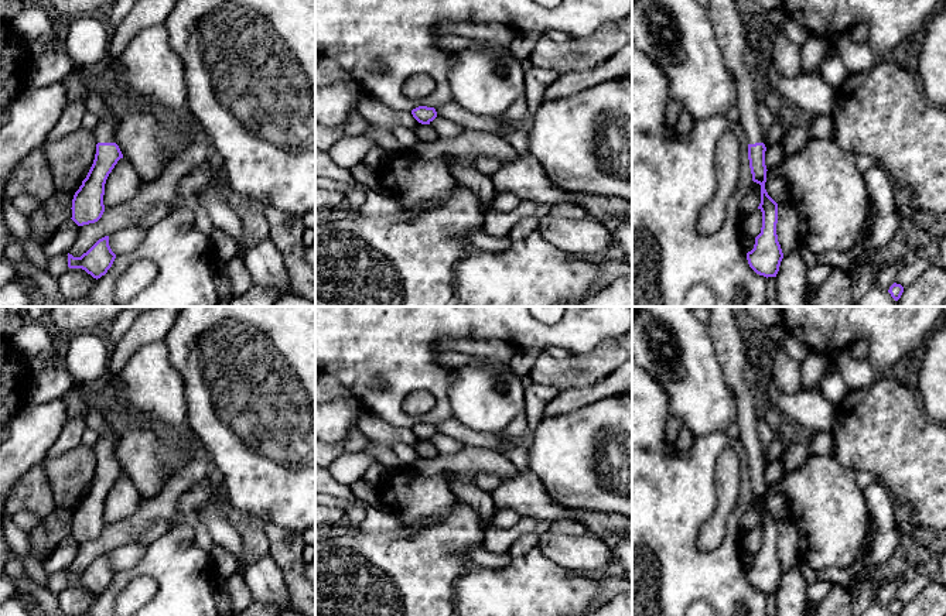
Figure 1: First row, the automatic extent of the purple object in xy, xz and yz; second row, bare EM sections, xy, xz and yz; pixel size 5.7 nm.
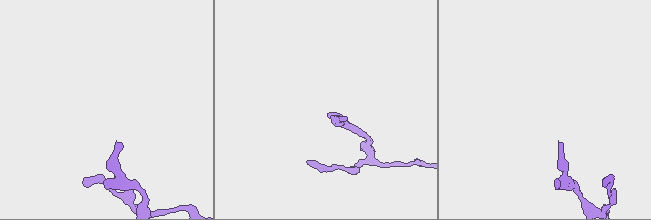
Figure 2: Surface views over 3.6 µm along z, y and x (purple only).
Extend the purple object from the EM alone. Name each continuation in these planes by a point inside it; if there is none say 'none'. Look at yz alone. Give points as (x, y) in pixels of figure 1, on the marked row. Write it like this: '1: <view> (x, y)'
1: yz (724, 16)

